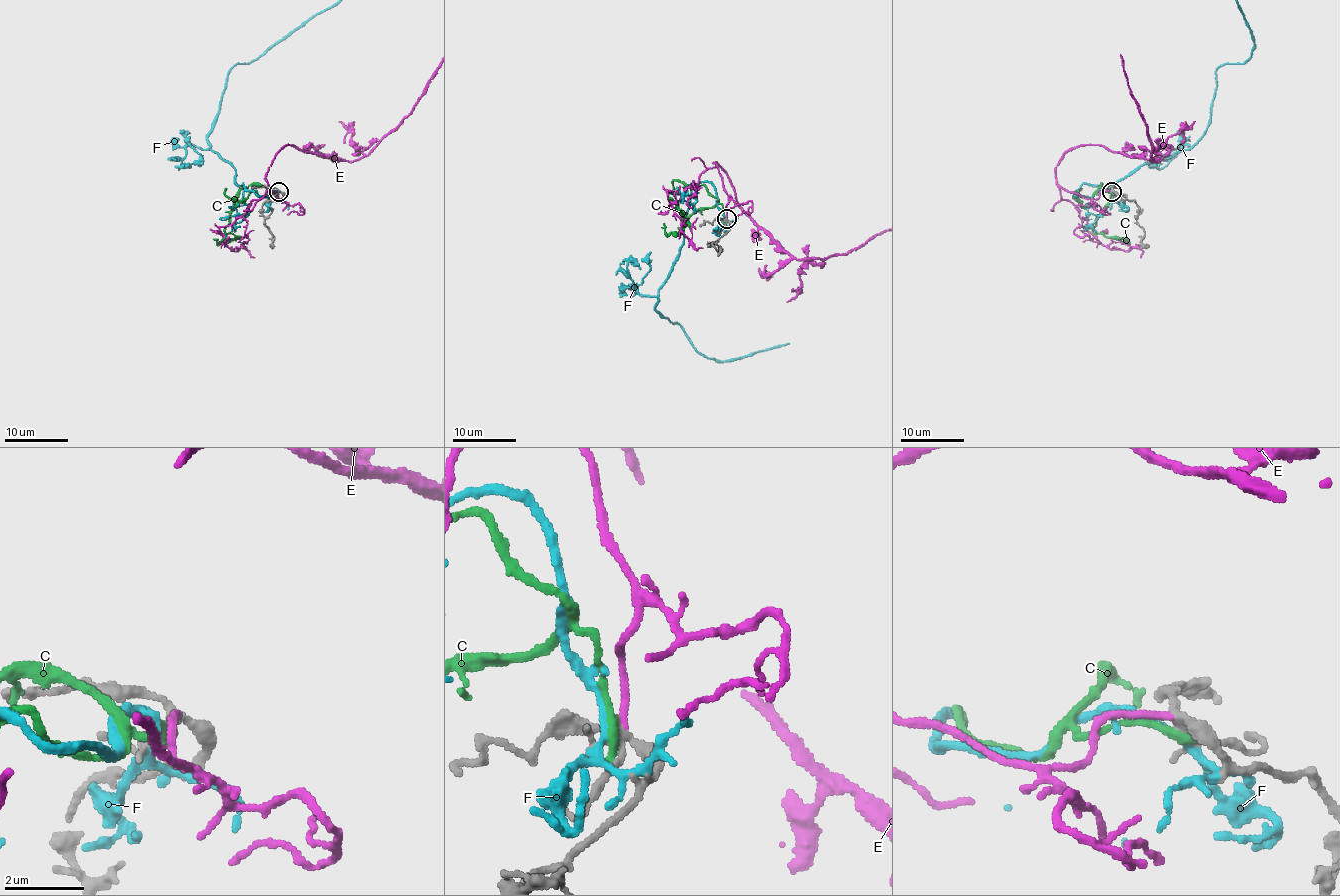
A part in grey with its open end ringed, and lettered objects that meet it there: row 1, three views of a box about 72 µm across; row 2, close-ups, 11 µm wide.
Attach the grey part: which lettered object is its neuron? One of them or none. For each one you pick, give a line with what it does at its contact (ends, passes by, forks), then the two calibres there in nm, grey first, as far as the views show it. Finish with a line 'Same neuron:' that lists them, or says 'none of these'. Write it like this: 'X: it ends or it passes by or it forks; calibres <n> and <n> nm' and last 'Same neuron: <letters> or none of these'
E: it ends; calibres 200 and 170 nm
Same neuron: E

